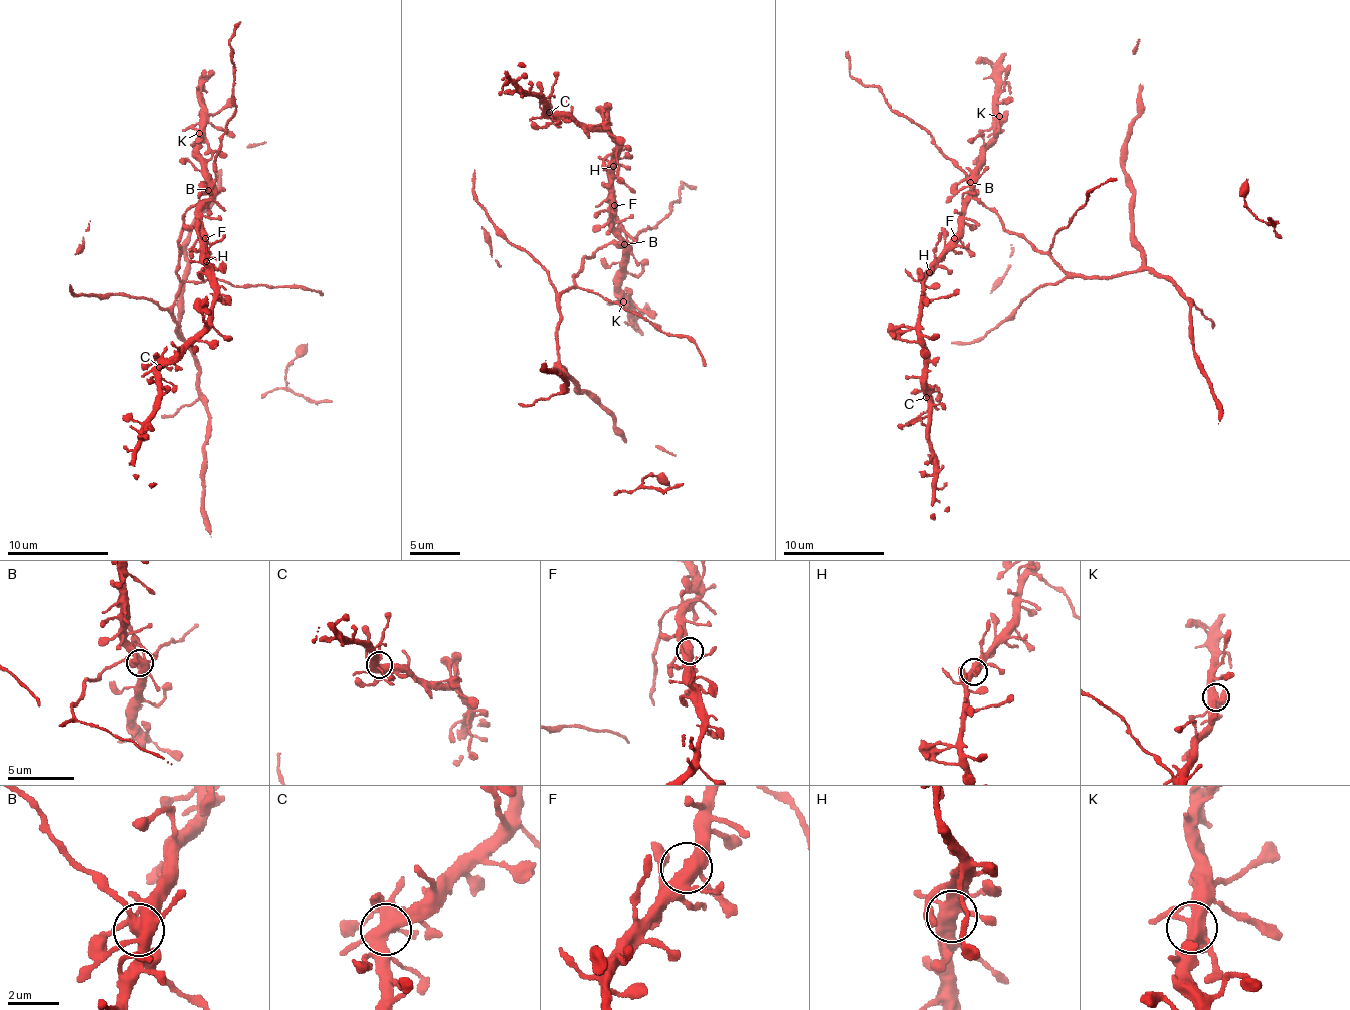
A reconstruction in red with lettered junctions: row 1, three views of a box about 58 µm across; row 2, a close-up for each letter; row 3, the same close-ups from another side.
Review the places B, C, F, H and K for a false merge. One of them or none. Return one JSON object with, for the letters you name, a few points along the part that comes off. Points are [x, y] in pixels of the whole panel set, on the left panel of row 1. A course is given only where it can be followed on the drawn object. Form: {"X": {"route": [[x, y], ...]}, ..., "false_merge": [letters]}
{"false_merge": []}

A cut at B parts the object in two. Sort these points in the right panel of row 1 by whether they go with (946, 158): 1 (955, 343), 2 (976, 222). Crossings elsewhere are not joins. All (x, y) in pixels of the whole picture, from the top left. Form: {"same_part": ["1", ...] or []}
{"same_part": ["1"]}

